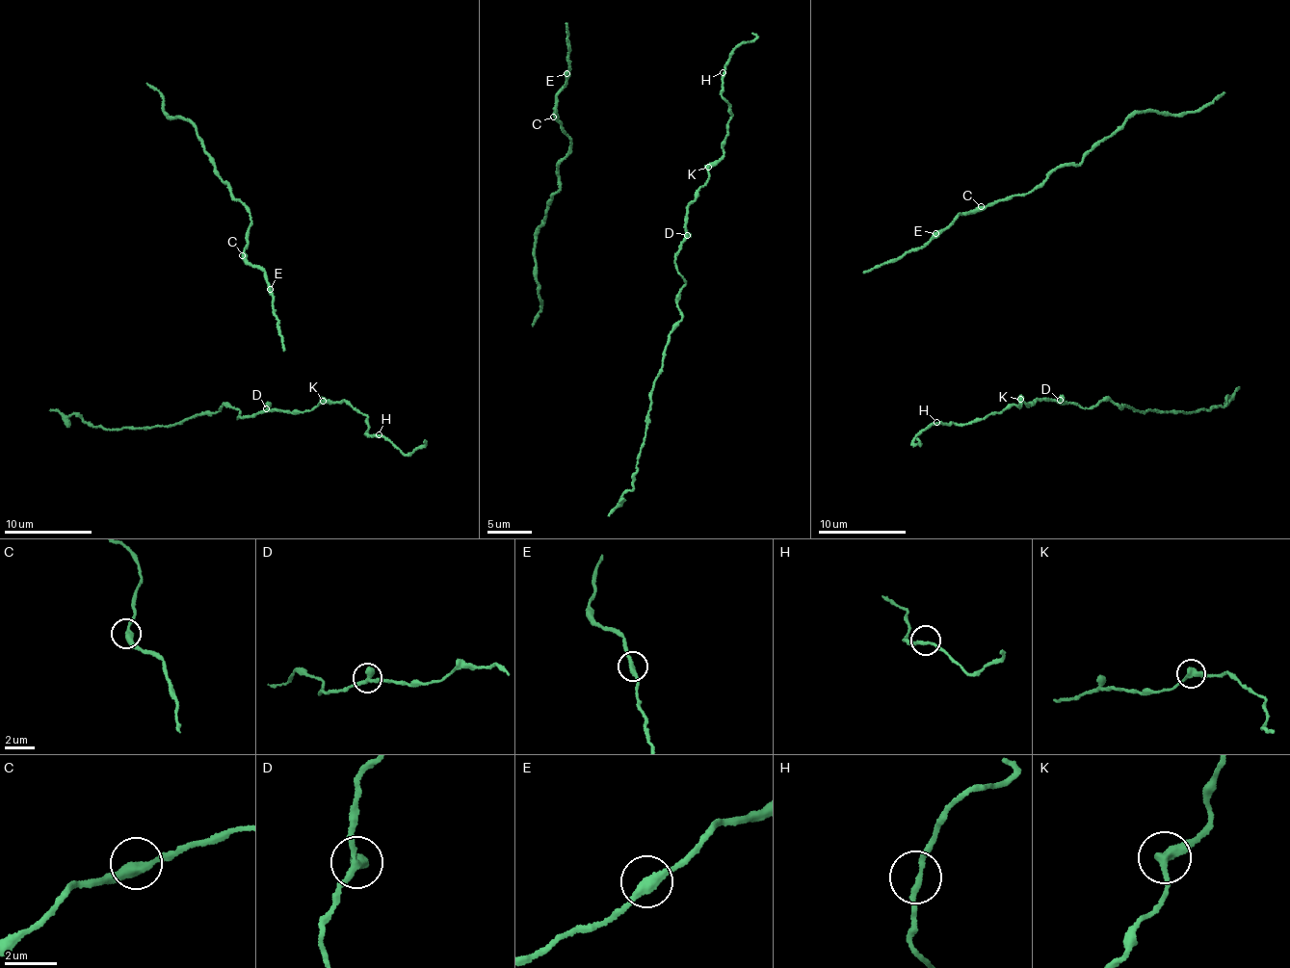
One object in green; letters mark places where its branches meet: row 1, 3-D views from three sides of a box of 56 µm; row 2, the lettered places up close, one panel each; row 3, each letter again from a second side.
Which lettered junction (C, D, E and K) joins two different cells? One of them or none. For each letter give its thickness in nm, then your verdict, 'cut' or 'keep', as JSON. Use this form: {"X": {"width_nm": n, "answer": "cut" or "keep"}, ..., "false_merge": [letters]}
{"C": {"width_nm": 360, "answer": "keep"}, "D": {"width_nm": 360, "answer": "keep"}, "E": {"width_nm": 320, "answer": "keep"}, "K": {"width_nm": 360, "answer": "keep"}, "false_merge": []}

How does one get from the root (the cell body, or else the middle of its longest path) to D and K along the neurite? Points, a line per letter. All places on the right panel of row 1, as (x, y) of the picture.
D: (936, 422), (965, 423), (1001, 413), (1012, 405), (1019, 405), (1021, 401), (1027, 406), (1036, 399), (1060, 400)
K: (936, 422), (965, 423), (1001, 413), (1012, 405), (1019, 405), (1020, 400)

